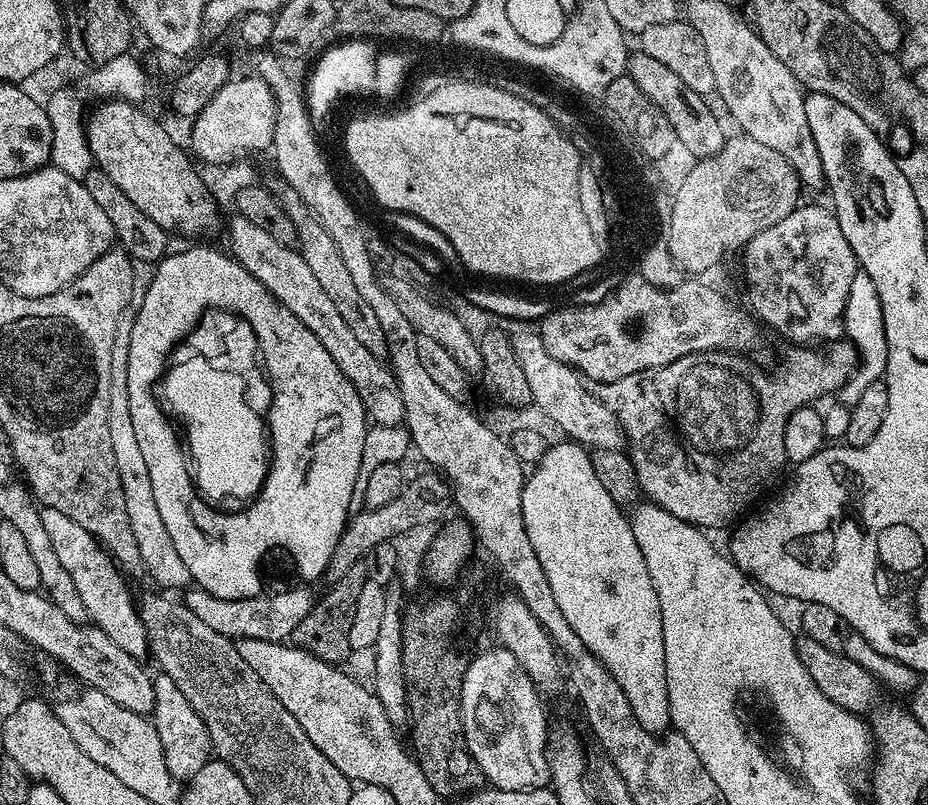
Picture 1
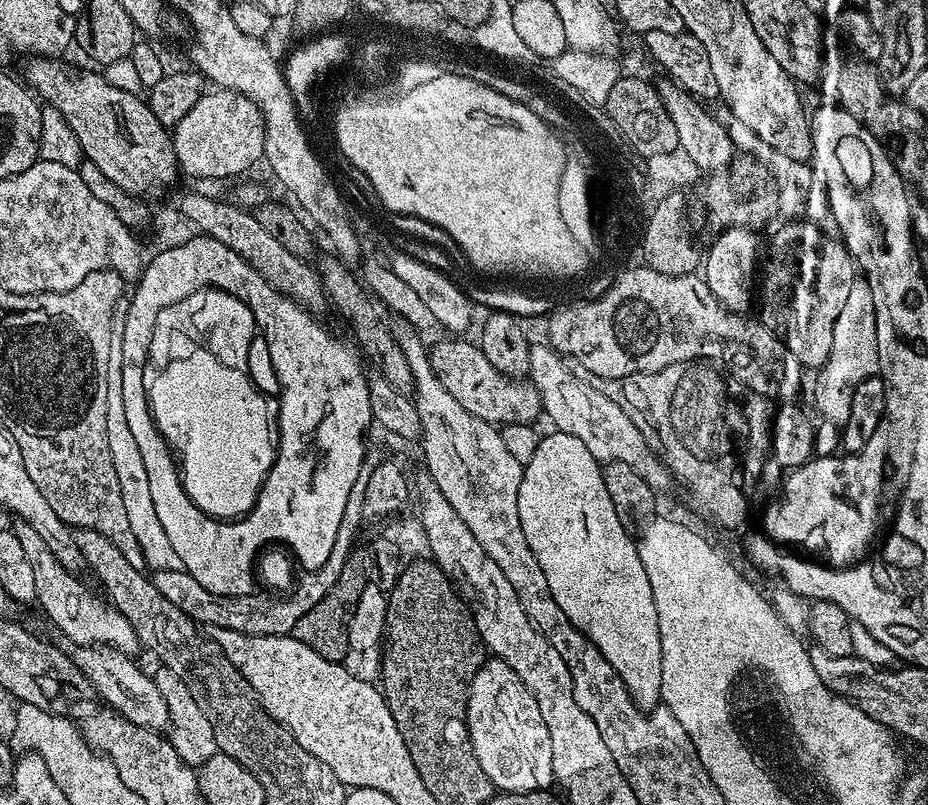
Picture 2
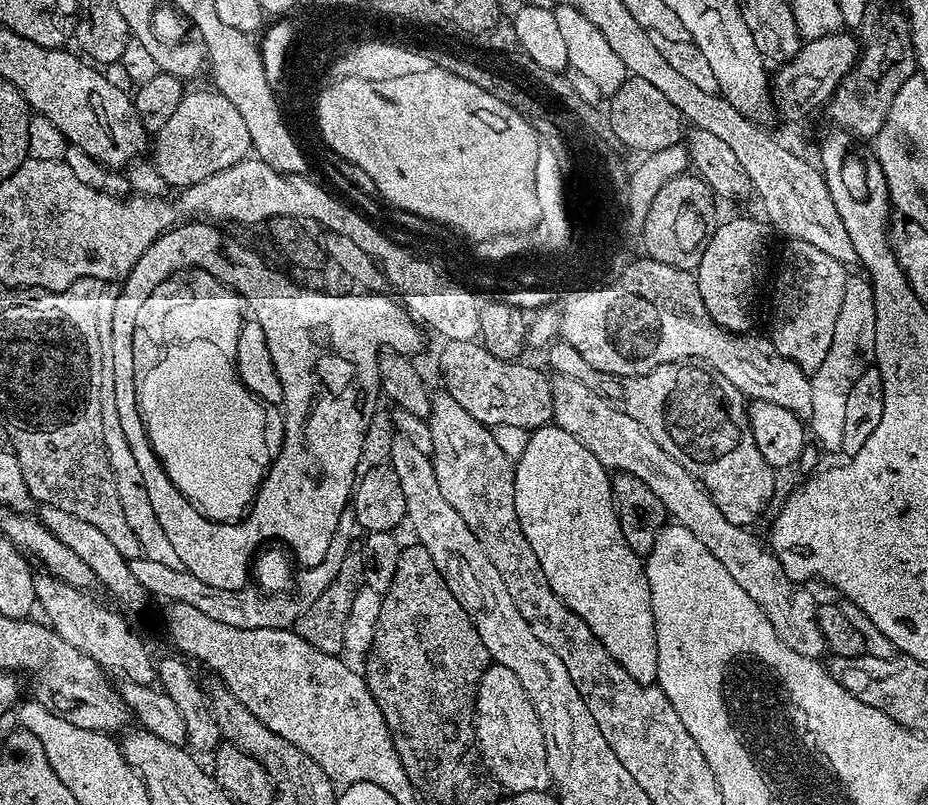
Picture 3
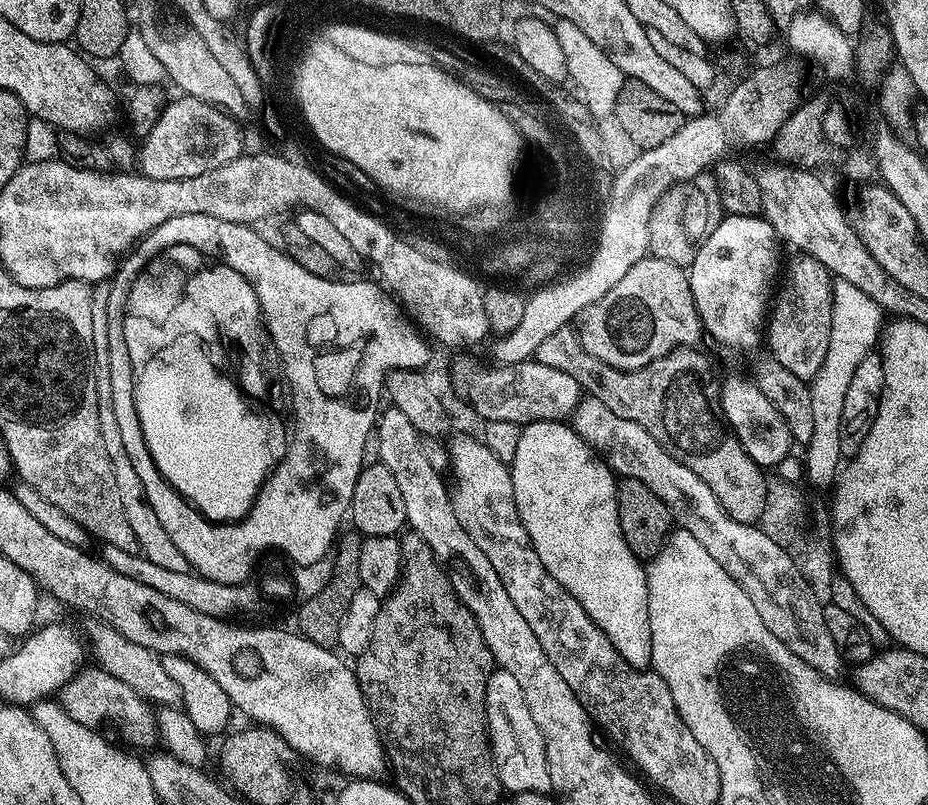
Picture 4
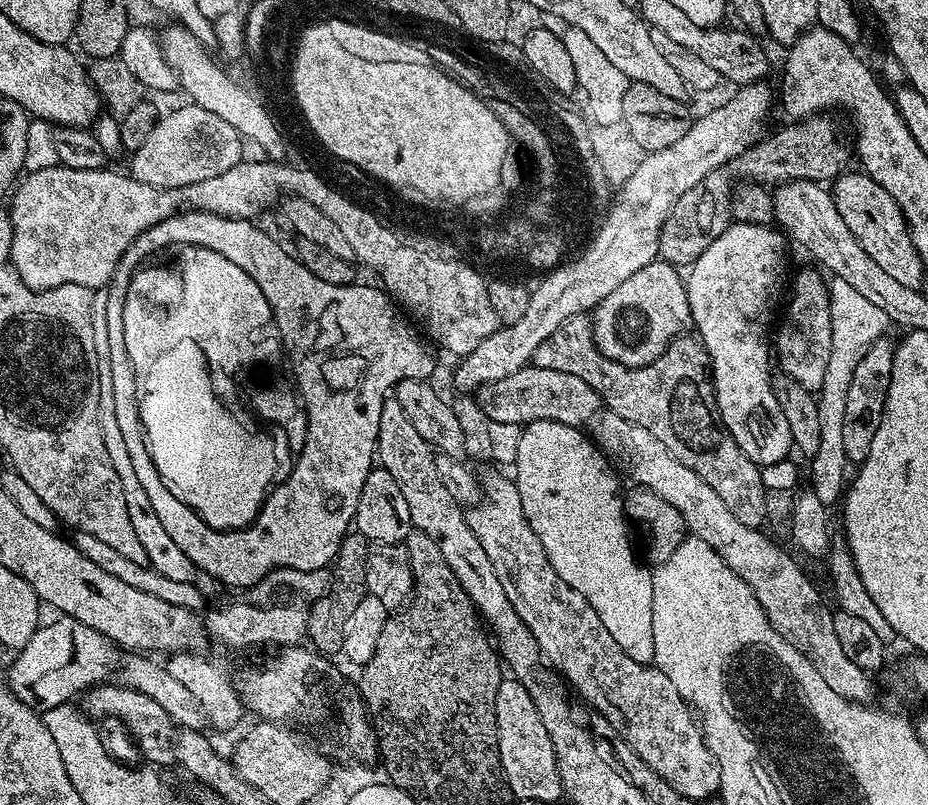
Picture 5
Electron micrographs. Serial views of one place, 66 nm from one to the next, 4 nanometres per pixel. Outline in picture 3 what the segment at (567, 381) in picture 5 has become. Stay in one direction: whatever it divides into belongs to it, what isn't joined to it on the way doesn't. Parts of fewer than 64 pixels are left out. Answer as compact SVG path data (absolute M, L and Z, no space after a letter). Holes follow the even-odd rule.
M450 340L443 345L445 348L440 352L440 372L444 375L444 384L447 395L454 398L454 402L458 402L458 406L462 406L462 410L466 410L466 414L478 418L478 422L482 422L486 426L522 426L529 430L543 428L545 424L552 420L552 380L544 377L536 368L531 368L525 362L513 362L511 360L503 360L502 358L494 358L494 354L490 354L490 350L486 350L483 344L476 340Z

